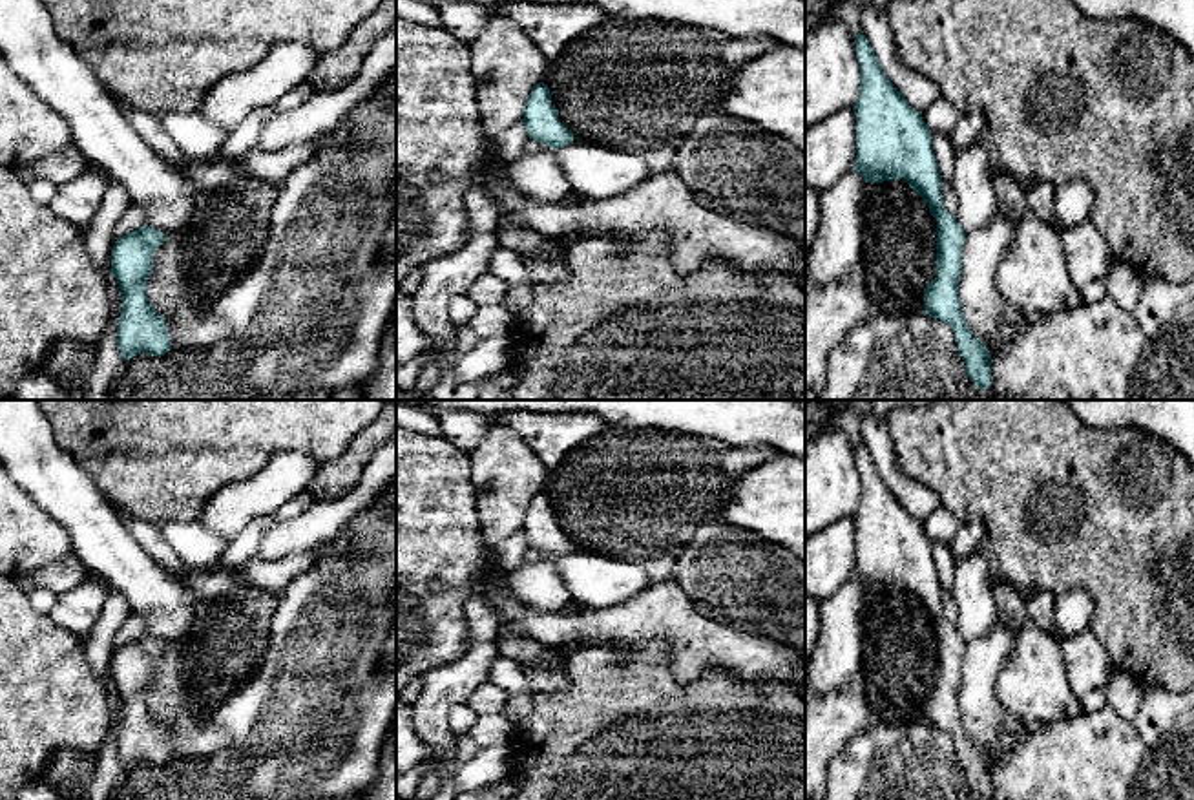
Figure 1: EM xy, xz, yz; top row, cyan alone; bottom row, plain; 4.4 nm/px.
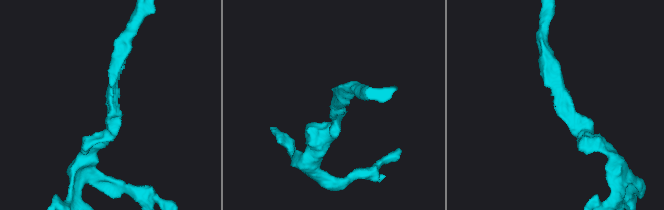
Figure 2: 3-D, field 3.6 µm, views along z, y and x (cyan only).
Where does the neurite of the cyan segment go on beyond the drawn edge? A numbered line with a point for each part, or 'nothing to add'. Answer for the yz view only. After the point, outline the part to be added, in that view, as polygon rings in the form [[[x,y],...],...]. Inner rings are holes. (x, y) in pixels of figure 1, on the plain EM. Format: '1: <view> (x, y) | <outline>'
nothing to add

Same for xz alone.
nothing to add

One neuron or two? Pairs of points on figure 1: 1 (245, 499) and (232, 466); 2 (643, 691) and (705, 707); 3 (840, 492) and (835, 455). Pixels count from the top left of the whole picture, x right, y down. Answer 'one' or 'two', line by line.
1: two
2: one
3: one

